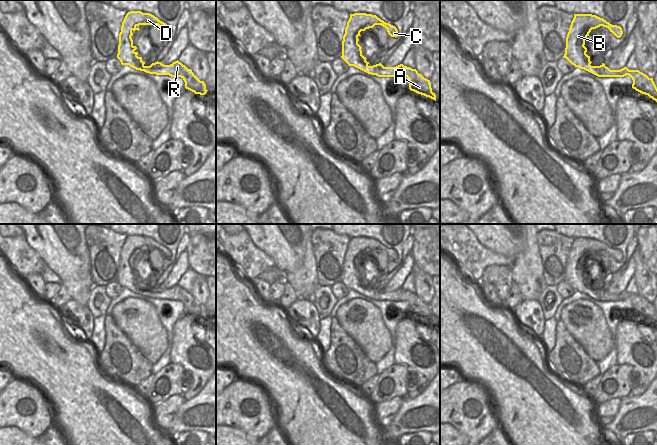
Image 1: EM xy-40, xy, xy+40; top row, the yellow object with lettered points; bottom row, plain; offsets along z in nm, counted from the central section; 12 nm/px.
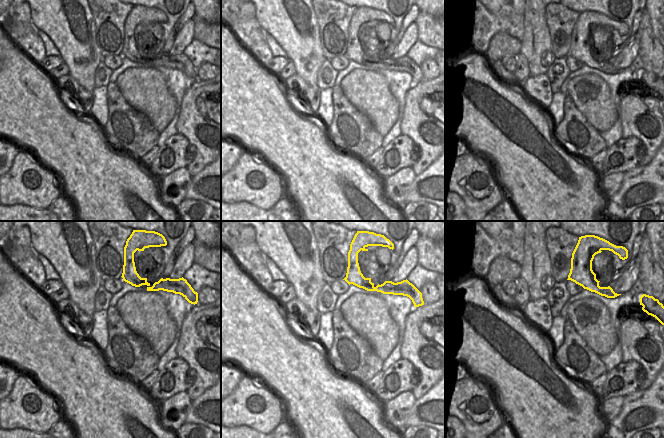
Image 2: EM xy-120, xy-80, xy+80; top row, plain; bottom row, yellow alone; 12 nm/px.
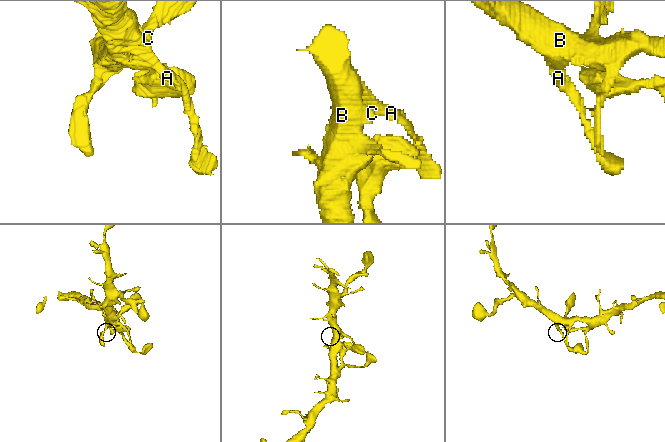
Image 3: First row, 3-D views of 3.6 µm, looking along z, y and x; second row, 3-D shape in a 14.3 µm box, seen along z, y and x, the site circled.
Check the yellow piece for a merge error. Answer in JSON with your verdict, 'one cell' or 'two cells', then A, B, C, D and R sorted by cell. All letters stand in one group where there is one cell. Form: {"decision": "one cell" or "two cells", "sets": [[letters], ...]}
{"decision": "one cell", "sets": [["A", "B", "C", "D", "R"]]}

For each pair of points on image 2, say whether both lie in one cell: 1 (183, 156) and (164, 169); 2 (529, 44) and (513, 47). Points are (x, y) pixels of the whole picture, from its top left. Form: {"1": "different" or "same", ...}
{"1": "same", "2": "different"}

